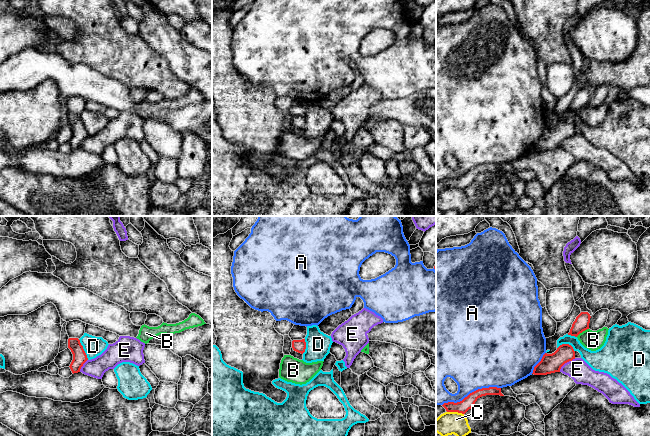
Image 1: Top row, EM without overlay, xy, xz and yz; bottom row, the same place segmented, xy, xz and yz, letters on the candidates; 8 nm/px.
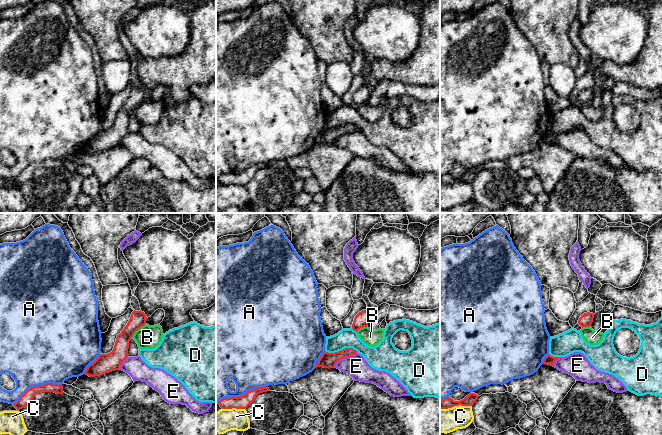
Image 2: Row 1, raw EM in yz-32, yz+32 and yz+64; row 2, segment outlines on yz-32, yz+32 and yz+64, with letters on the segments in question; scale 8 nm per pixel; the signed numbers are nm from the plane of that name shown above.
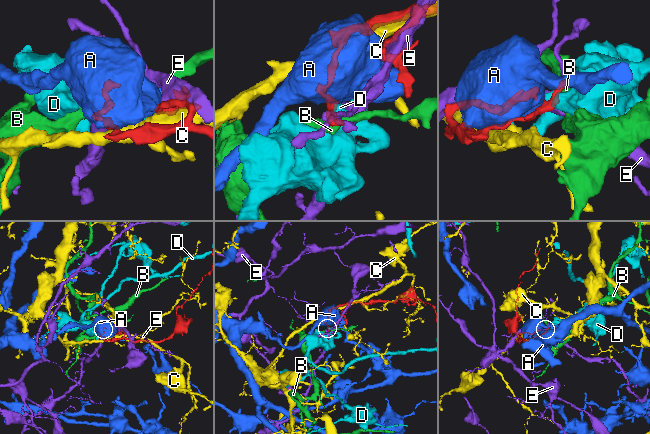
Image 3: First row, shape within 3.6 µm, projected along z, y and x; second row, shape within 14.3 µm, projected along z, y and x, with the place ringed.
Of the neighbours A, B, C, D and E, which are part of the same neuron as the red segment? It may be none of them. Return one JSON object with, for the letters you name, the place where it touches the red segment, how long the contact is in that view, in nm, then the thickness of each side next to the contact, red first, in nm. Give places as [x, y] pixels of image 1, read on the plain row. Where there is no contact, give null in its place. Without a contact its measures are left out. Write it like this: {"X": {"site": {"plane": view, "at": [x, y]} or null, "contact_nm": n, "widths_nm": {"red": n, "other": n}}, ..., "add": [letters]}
{"add": []}

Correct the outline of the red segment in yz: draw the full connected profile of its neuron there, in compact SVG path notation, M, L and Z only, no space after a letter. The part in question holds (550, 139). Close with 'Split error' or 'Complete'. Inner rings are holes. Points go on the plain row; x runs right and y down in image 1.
M569 120L560 121L552 130L545 129L541 137L534 143L534 151L547 151L560 148L561 143L575 135L575 127Z. Complete

